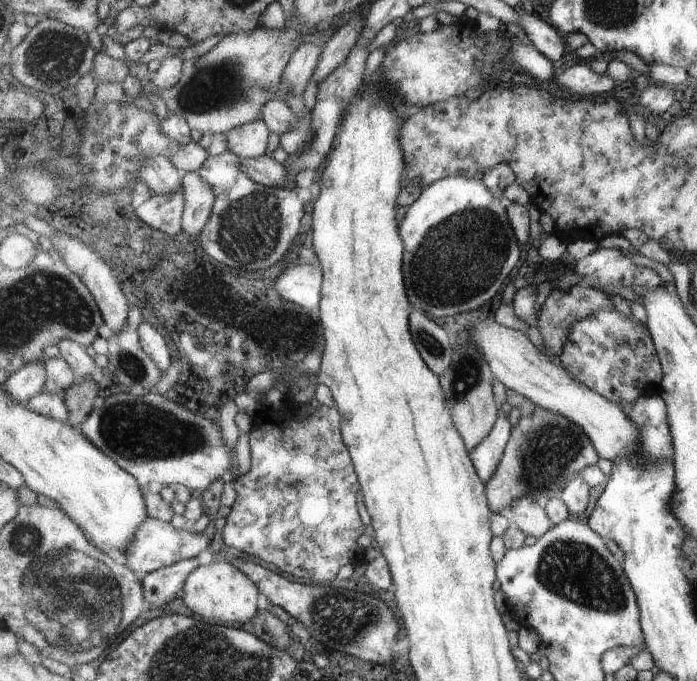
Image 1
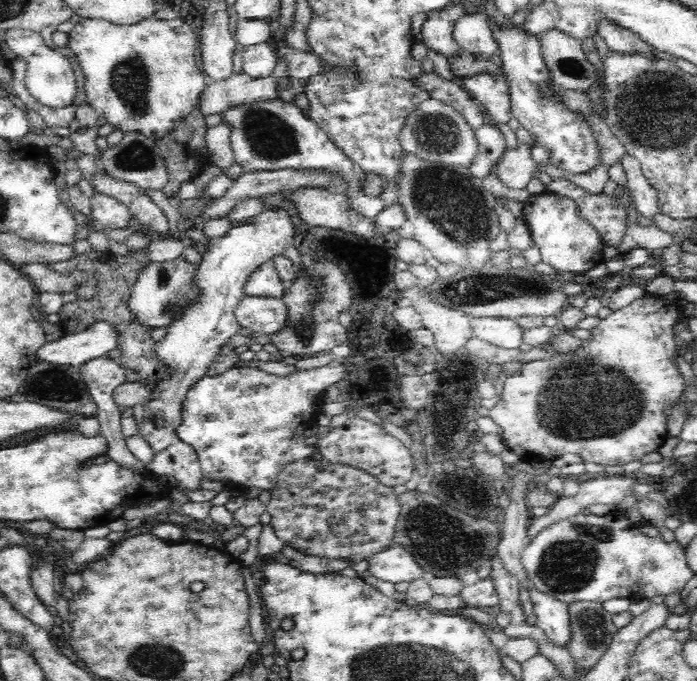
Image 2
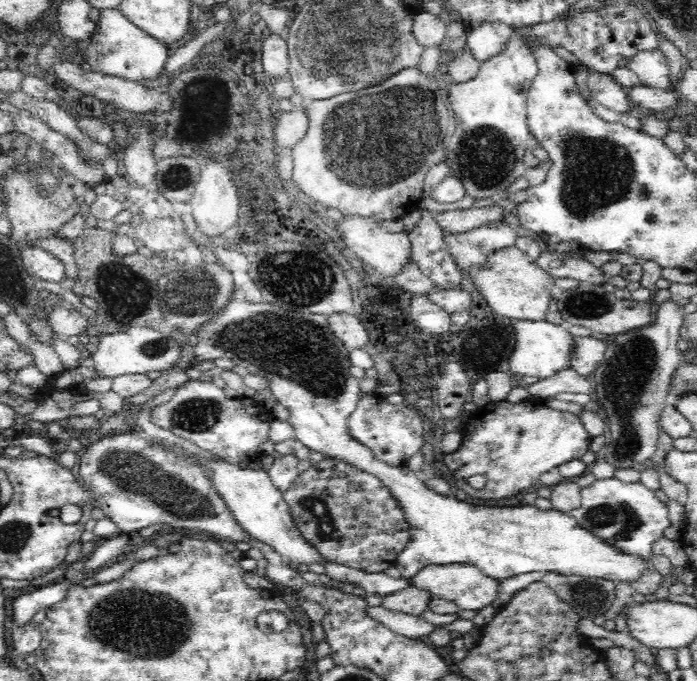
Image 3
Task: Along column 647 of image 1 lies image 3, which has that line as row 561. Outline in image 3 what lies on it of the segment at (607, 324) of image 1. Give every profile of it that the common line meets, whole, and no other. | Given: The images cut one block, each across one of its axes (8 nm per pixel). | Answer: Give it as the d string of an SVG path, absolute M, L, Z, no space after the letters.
M327 455L317 464L310 464L306 471L298 473L294 483L282 493L282 498L286 501L290 518L302 538L310 544L310 548L316 549L322 558L335 565L344 565L367 573L386 572L386 568L395 564L398 555L409 544L410 523L390 488L386 487L377 475L340 458L330 458Z

